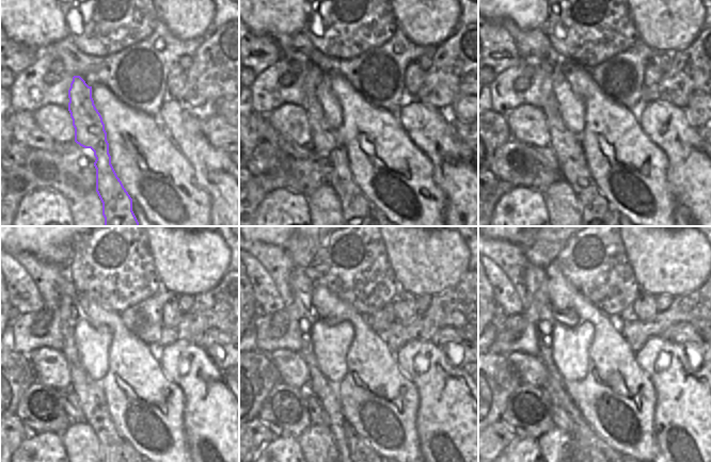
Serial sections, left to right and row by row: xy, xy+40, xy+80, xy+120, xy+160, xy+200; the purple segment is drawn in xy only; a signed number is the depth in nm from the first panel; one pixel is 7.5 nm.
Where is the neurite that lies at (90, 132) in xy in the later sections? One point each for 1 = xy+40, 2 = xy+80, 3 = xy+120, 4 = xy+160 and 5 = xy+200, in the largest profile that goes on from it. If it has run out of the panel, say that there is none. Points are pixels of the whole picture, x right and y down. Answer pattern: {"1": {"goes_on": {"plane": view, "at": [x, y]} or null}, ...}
{"1": {"goes_on": {"plane": "xy+40", "at": [327, 143]}}, "2": {"goes_on": {"plane": "xy+80", "at": [566, 145]}}, "3": {"goes_on": {"plane": "xy+120", "at": [90, 394]}}, "4": {"goes_on": {"plane": "xy+160", "at": [301, 286]}}, "5": {"goes_on": {"plane": "xy+200", "at": [535, 279]}}}

